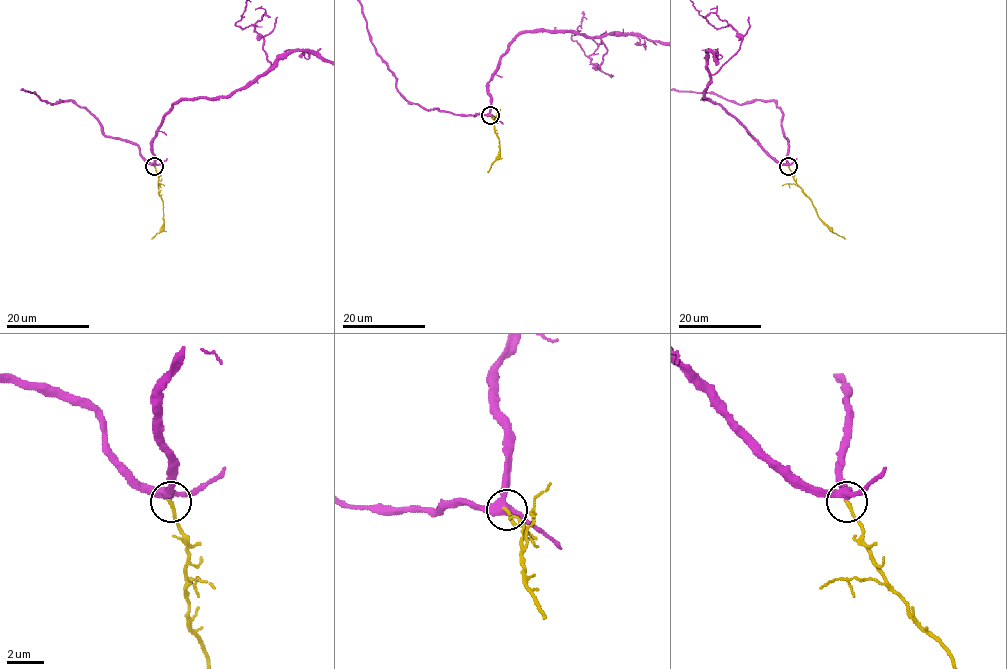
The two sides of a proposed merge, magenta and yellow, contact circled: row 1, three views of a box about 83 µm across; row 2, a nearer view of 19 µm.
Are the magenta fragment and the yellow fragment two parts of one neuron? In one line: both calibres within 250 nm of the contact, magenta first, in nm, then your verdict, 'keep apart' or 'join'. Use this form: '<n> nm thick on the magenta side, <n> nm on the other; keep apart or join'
380 nm thick on the magenta side, 180 nm on the other; join

